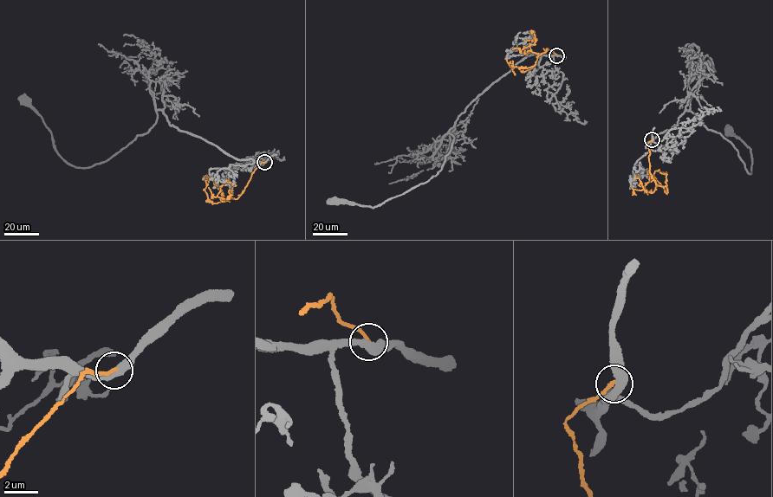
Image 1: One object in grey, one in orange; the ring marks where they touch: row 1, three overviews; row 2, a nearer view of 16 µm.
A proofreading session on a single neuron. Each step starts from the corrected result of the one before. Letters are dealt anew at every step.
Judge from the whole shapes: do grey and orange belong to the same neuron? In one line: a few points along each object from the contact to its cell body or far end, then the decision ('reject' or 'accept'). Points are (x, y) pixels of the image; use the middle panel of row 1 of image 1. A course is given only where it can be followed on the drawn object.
grey runs (557, 55), (526, 55), (472, 101), (450, 130), (454, 139), (441, 169), (425, 182), (373, 208), (334, 201); orange runs (557, 54), (548, 48), (529, 67), (522, 68), (509, 63), (515, 74); reject

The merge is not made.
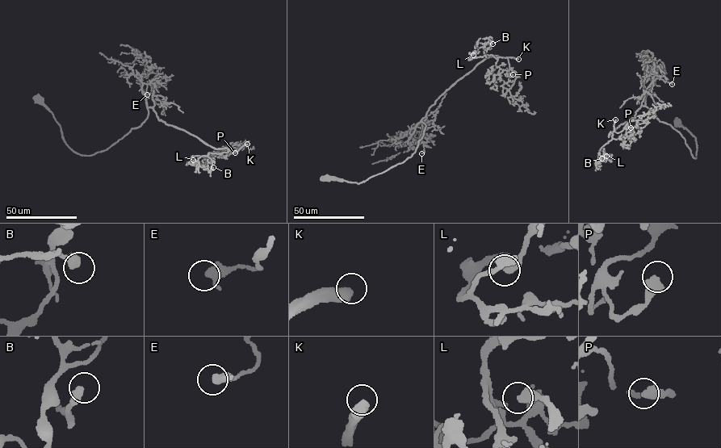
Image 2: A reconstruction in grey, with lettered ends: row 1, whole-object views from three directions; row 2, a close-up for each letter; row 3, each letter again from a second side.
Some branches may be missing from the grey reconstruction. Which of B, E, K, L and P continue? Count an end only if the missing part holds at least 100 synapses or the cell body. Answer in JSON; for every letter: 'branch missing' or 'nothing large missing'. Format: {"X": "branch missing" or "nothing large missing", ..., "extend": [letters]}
{"B": "nothing large missing", "E": "nothing large missing", "K": "branch missing", "L": "nothing large missing", "P": "nothing large missing", "extend": ["K"]}

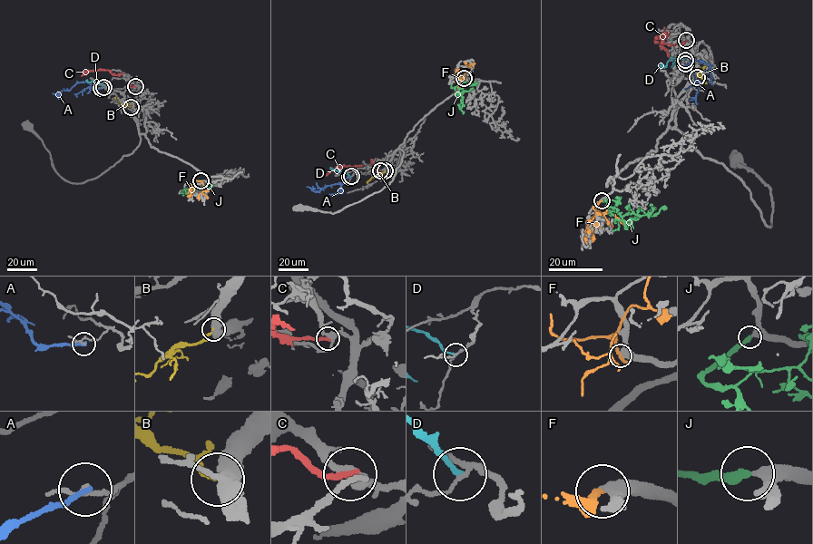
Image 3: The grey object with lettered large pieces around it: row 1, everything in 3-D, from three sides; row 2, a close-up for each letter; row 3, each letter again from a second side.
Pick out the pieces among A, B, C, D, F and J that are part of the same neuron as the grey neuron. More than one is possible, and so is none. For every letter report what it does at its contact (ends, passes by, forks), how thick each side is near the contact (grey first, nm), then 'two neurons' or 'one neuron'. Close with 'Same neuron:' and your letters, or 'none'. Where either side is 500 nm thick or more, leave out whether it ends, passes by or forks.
A: it ends; calibres 120 and 220 nm; two neurons
B: calibres 600 and 170 nm; two neurons
C: it ends; calibres 320 and 240 nm; two neurons
D: it ends; calibres 150 and 170 nm; two neurons
F: it ends; calibres 400 and 280 nm; two neurons
J: it ends; calibres 300 and 360 nm; one neuron
Same neuron: J

